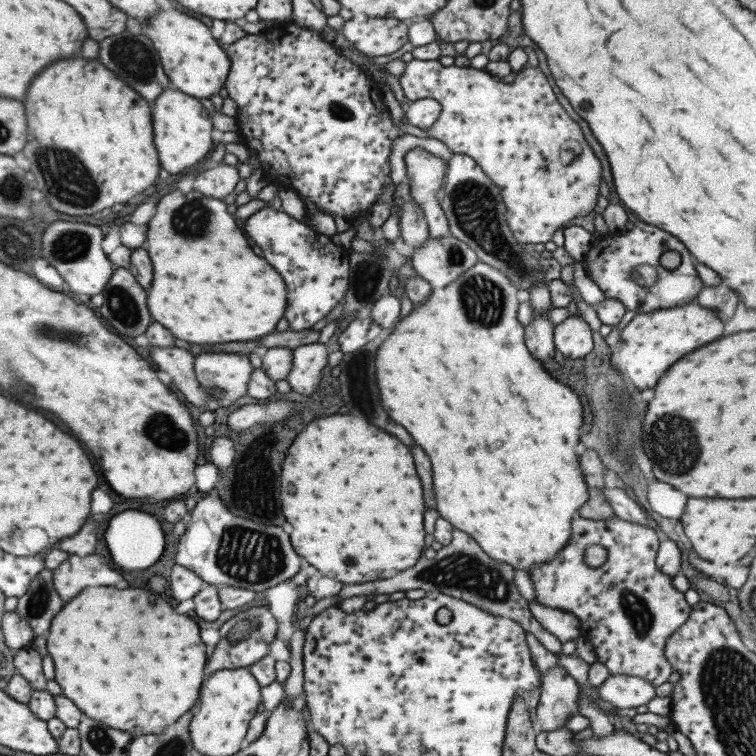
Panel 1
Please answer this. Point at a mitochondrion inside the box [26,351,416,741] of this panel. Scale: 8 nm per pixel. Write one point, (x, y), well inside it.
(245, 554)

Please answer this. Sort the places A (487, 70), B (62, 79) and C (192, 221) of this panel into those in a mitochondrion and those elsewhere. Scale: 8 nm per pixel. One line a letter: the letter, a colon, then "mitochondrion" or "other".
A: other
B: other
C: mitochondrion

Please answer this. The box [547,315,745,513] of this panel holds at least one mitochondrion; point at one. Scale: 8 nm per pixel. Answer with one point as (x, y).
(673, 442)

